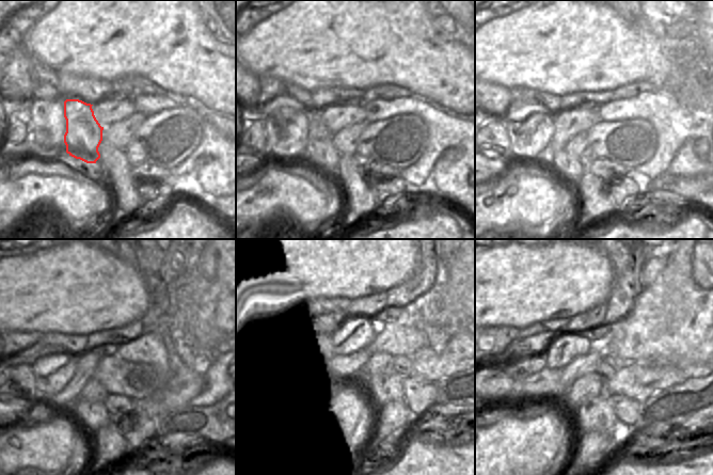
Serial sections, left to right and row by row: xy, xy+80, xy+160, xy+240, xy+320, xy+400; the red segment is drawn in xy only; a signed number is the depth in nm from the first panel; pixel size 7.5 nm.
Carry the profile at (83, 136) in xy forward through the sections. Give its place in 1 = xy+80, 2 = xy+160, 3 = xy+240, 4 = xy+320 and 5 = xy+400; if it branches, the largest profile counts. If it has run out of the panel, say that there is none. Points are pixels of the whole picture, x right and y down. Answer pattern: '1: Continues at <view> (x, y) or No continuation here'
1: Continues at xy+80 (320, 152)
2: Continues at xy+160 (569, 170)
3: Continues at xy+240 (92, 414)
4: Continues at xy+320 (357, 405)
5: Continues at xy+400 (596, 414).

